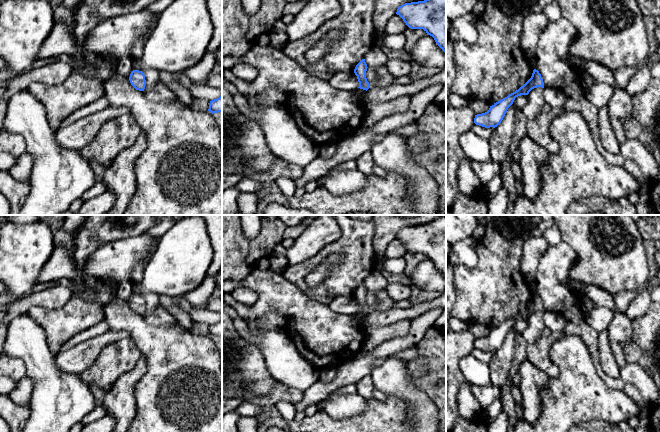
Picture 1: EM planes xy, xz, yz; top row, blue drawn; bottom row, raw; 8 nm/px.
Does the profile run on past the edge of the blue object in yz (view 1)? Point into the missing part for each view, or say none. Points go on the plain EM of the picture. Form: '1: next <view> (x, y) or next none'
1: next none

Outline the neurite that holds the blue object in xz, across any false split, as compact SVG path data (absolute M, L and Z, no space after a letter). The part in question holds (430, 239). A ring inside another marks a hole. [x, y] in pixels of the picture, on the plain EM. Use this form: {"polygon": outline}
{"polygon": "M439 216L424 225L405 227L398 231L399 239L411 253L423 253L434 262L437 269L446 277L446 216Z"}

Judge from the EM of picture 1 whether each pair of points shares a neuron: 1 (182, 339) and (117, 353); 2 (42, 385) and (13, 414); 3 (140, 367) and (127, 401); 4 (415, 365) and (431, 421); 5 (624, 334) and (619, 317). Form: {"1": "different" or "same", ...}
{"1": "different", "2": "different", "3": "same", "4": "different", "5": "same"}

